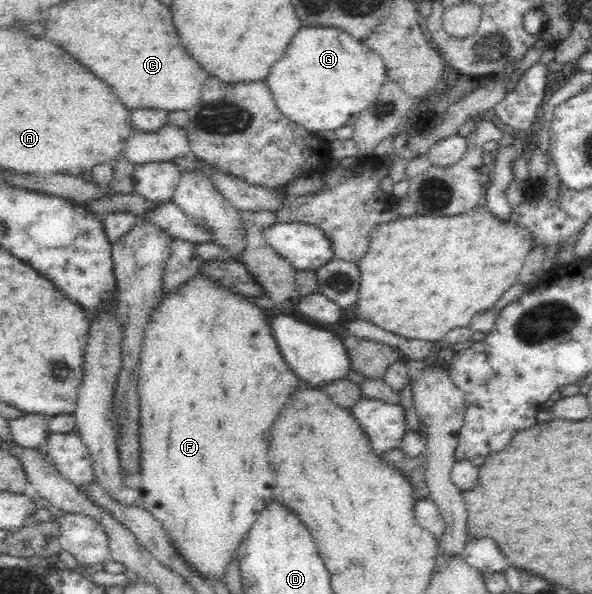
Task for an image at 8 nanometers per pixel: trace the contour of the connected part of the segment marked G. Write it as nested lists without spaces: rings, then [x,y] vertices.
[[[302,28],[282,60],[270,68],[266,86],[278,110],[312,133],[352,124],[350,120],[378,99],[387,80],[383,58],[350,33],[339,28]]]

